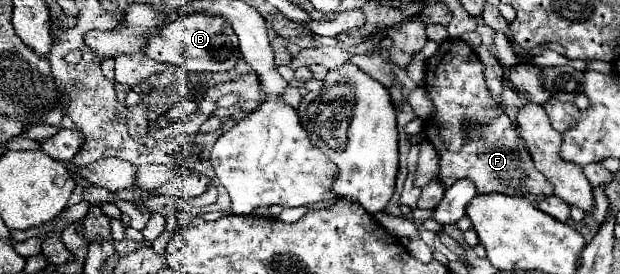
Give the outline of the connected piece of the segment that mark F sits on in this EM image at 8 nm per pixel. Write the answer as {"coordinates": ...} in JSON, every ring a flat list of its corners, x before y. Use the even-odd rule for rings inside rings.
{"coordinates":[[445,39,441,49,425,61,425,89,435,105,435,113,423,123,427,141,439,155,439,179,449,189,459,179,471,179,477,195,505,193,553,193,551,183,535,171,527,145,519,139,519,131,503,111,495,97,491,97,475,51,461,39]]}

